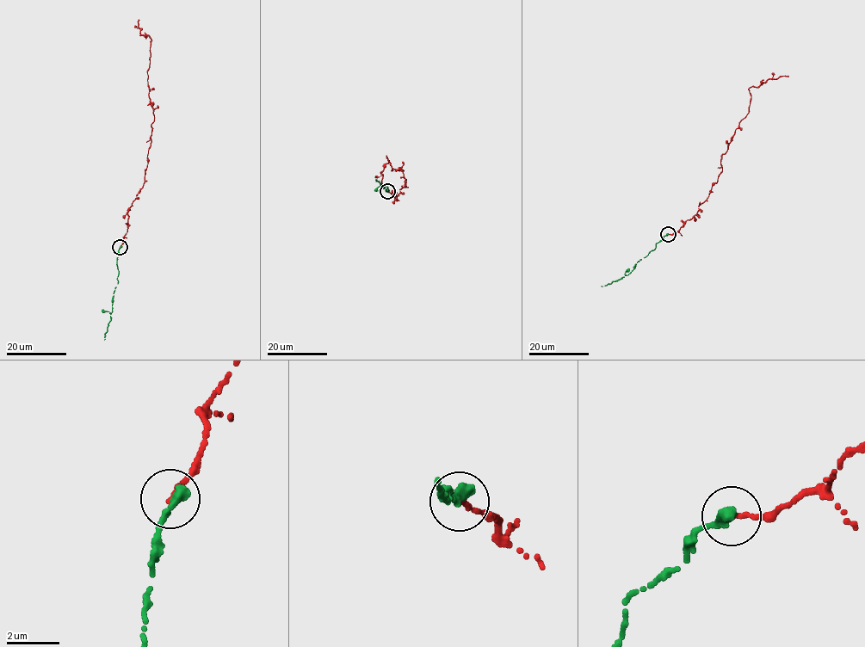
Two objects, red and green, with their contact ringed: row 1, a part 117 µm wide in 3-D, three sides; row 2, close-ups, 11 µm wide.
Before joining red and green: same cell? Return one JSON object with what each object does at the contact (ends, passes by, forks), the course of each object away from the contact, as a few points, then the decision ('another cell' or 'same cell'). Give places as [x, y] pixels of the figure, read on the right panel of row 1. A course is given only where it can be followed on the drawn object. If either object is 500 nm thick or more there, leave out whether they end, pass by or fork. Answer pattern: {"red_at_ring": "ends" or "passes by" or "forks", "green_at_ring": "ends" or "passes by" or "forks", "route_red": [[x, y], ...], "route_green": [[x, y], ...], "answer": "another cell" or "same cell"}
{"red_at_ring": "ends", "green_at_ring": "ends", "route_red": [[668, 234], [678, 231], [696, 213], [717, 181], [721, 154], [749, 112], [749, 88], [788, 76]], "route_green": [[667, 234], [657, 243], [656, 248], [637, 261], [627, 274], [601, 286]], "answer": "same cell"}

